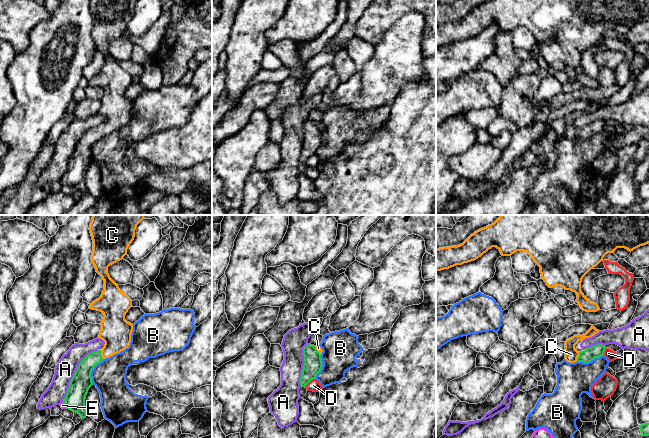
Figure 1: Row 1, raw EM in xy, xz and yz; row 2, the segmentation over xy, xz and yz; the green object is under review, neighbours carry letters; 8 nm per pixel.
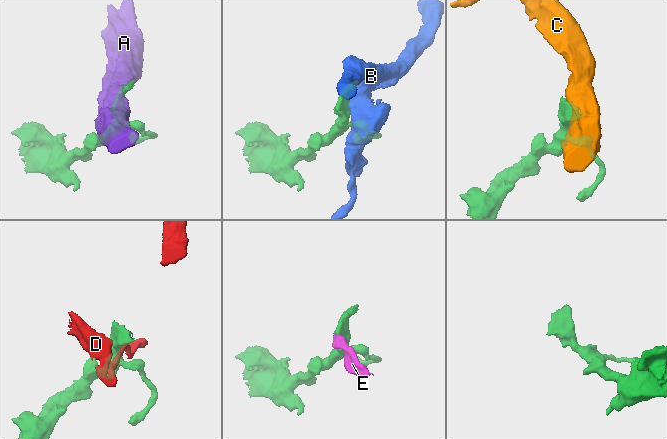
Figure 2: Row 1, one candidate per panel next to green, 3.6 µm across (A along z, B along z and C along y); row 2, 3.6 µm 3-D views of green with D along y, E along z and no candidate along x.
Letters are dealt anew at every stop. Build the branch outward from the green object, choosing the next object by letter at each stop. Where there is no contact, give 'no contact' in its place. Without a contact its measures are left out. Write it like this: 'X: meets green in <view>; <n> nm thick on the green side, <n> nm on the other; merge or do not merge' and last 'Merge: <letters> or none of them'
A: meets green in xy; 160 nm thick on the green side, 160 nm on the other; do not merge
B: meets green in xy; 160 nm thick on the green side, 280 nm on the other; do not merge
C: meets green in xy; 160 nm thick on the green side, 240 nm on the other; merge
D: meets green in xz; 150 nm thick on the green side, 90 nm on the other; do not merge
E: meets green in xy; 160 nm thick on the green side, 40 nm on the other; merge
Merge: C, E

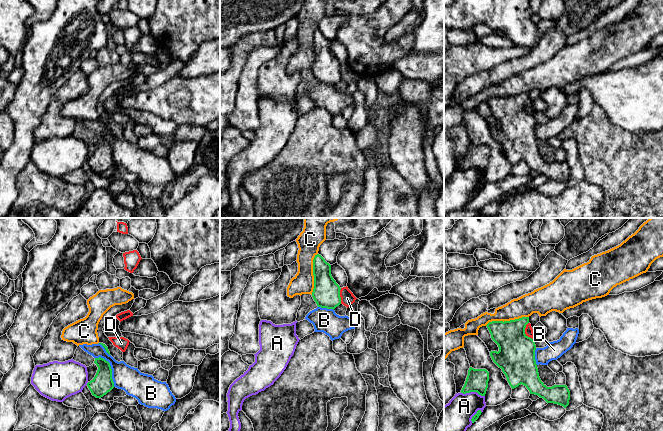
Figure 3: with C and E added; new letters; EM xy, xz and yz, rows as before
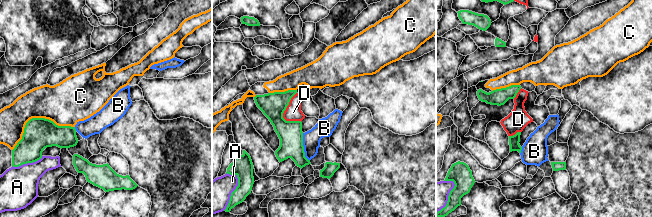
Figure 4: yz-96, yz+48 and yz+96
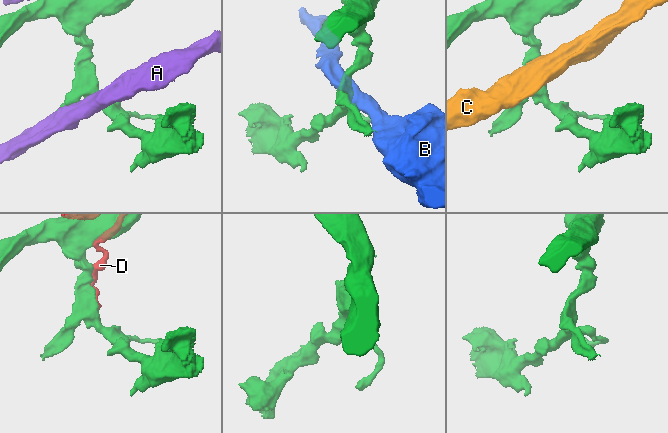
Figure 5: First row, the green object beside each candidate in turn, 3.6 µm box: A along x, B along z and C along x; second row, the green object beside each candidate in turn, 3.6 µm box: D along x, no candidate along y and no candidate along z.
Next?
A: meets green in yz; 180 nm thick on the green side, 240 nm on the other; do not merge
B: meets green in xy; 170 nm thick on the green side, 200 nm on the other; do not merge
C: meets green in yz; 280 nm thick on the green side, 170 nm on the other; do not merge
D: meets green in yz; 300 nm thick on the green side, 60 nm on the other; do not merge
Merge: none of them

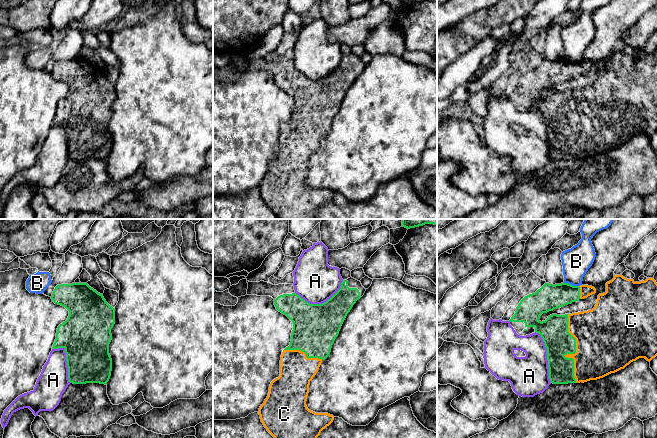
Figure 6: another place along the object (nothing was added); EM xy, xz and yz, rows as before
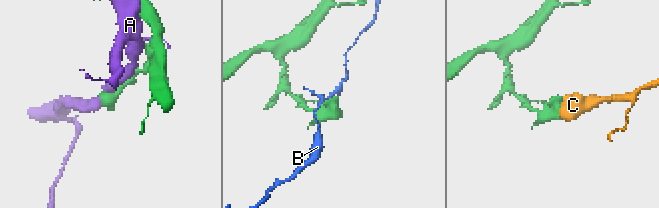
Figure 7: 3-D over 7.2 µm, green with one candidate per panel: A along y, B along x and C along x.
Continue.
A: meets green in xz; 360 nm thick on the green side, 340 nm on the other; do not merge
B: meets green in yz; 200 nm thick on the green side, 220 nm on the other; do not merge
C: meets green in yz; 220 nm thick on the green side, 460 nm on the other; merge
Merge: C

